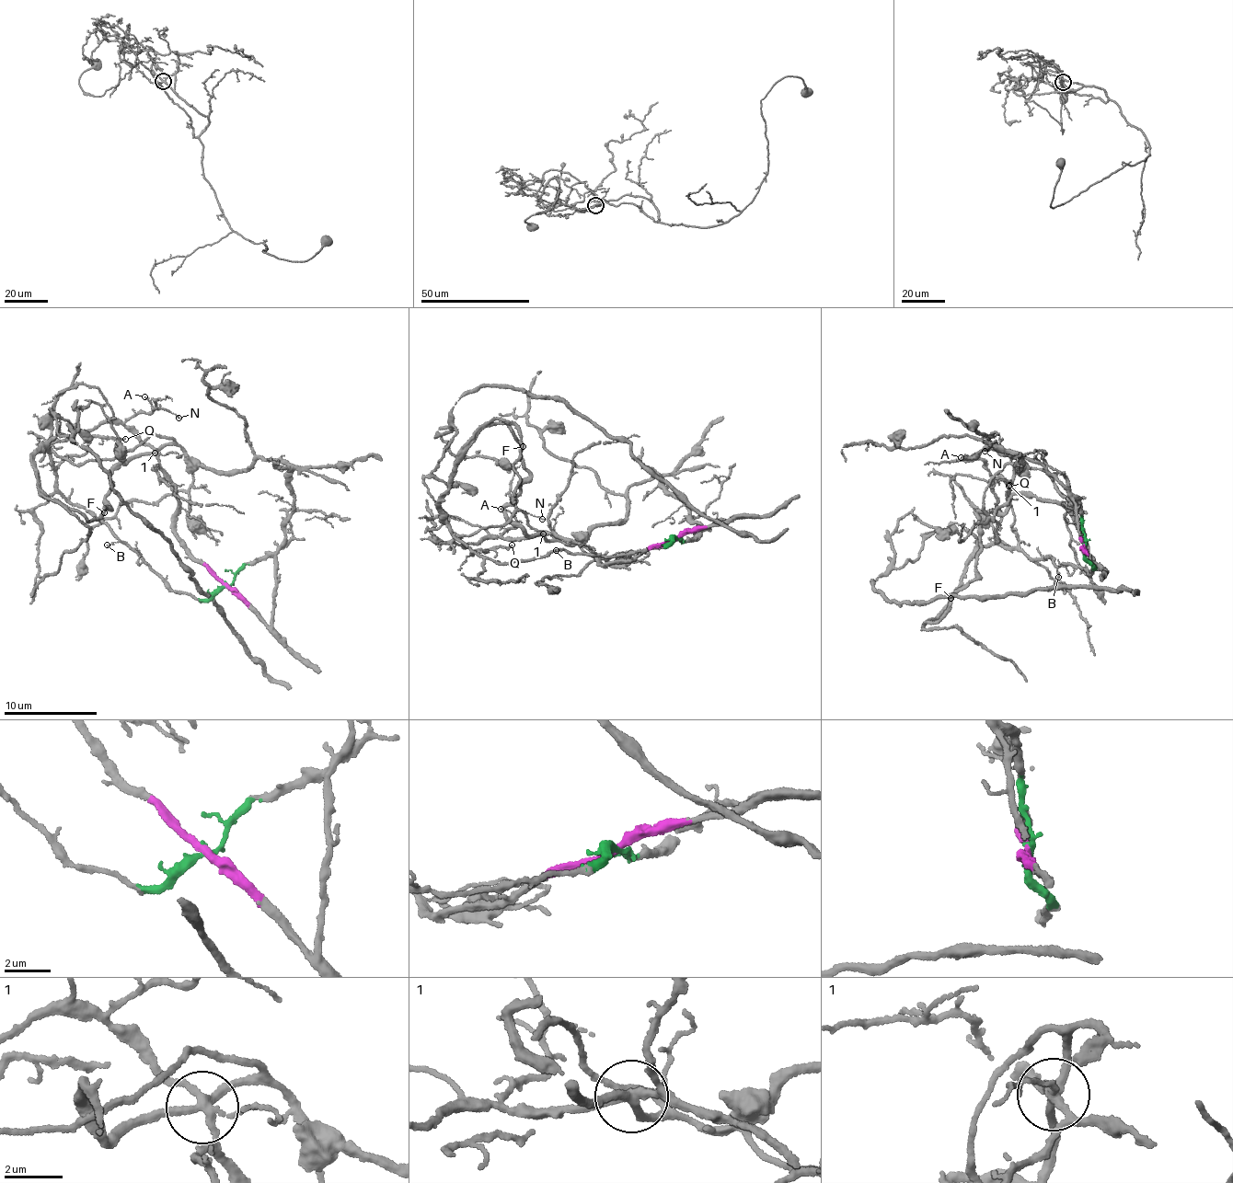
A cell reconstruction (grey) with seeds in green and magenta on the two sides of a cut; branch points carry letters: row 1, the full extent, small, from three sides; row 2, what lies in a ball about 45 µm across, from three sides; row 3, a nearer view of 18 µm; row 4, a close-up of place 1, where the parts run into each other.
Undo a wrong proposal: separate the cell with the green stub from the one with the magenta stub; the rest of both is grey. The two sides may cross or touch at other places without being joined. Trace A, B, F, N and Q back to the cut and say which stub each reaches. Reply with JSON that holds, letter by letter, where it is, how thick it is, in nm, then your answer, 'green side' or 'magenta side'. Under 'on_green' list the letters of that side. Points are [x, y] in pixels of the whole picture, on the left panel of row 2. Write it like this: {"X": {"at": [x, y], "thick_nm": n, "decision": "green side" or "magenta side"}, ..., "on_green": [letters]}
{"A": {"at": [144, 396], "thick_nm": 130, "decision": "magenta side"}, "B": {"at": [107, 545], "thick_nm": 130, "decision": "green side"}, "F": {"at": [104, 512], "thick_nm": 240, "decision": "green side"}, "N": {"at": [178, 418], "thick_nm": 110, "decision": "magenta side"}, "Q": {"at": [125, 439], "thick_nm": 200, "decision": "green side"}, "on_green": ["B", "F", "Q"]}

